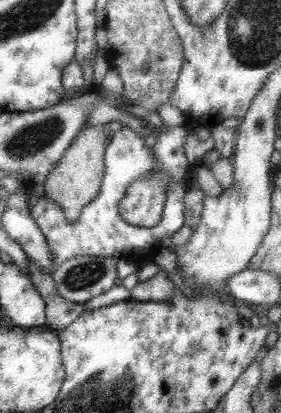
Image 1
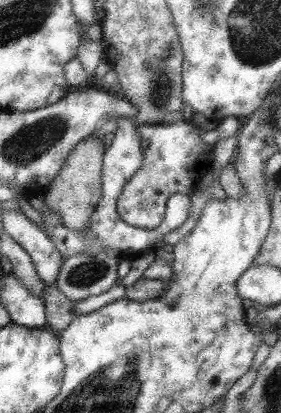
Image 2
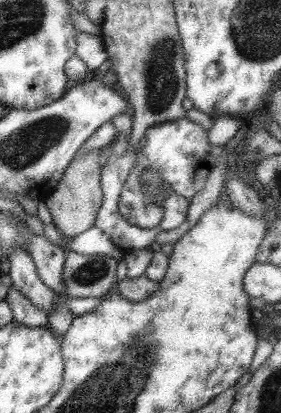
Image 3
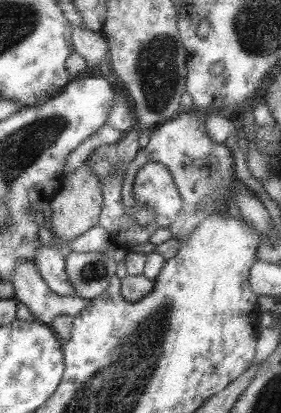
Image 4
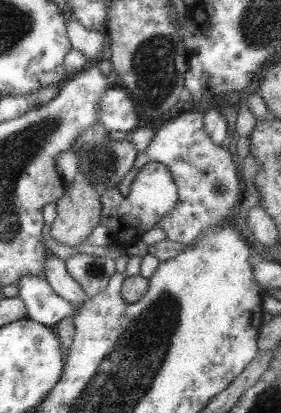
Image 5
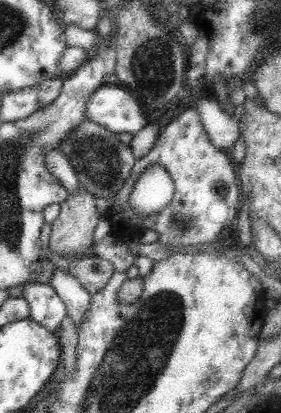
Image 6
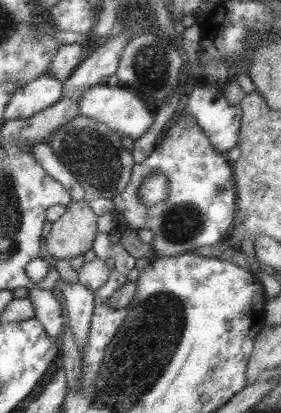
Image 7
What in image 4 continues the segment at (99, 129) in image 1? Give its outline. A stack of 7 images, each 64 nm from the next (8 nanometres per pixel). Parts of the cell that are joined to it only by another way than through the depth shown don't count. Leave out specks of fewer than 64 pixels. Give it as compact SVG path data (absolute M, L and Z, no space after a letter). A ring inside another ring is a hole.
M83 162L77 170L71 170L71 174L65 174L61 190L49 204L51 204L51 210L49 210L51 212L51 216L49 216L51 234L55 234L57 238L61 238L65 242L79 238L89 228L97 226L97 218L99 218L99 212L103 206L103 196L101 196L101 188L99 188L99 178L93 174L89 164Z

